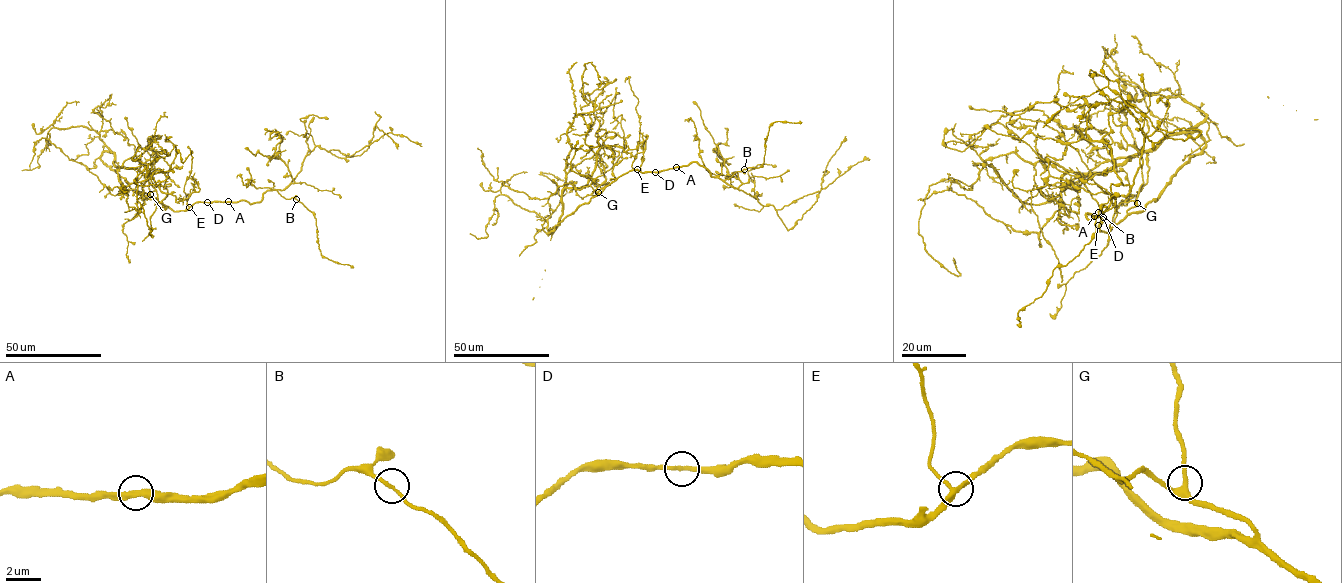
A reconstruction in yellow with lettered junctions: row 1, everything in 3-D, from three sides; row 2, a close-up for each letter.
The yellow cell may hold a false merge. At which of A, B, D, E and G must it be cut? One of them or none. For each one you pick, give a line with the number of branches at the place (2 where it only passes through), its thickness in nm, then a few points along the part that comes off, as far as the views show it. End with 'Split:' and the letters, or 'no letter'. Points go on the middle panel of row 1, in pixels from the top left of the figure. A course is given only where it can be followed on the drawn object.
Split: no letter

